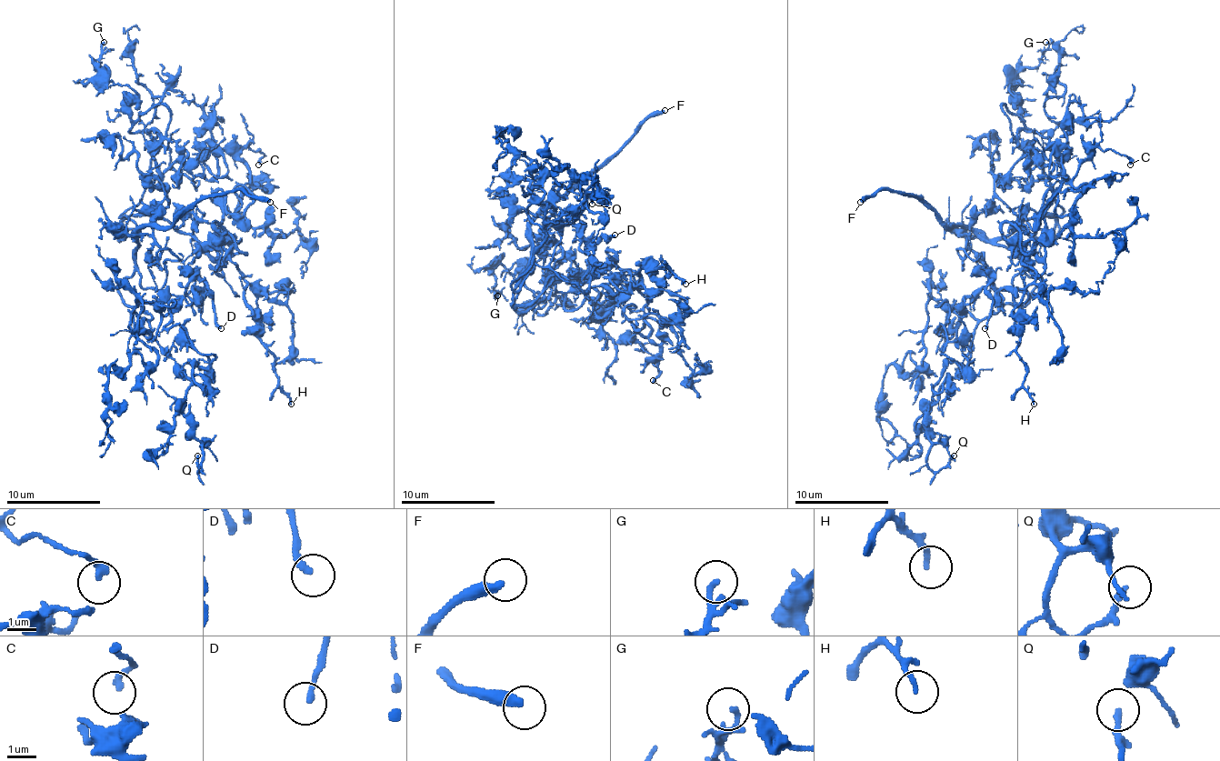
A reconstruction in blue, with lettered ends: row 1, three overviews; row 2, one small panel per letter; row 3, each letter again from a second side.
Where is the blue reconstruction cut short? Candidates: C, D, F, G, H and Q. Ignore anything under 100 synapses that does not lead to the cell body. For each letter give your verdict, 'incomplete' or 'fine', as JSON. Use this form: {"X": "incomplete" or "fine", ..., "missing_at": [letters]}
{"C": "fine", "D": "fine", "F": "incomplete", "G": "fine", "H": "fine", "Q": "fine", "missing_at": ["F"]}

